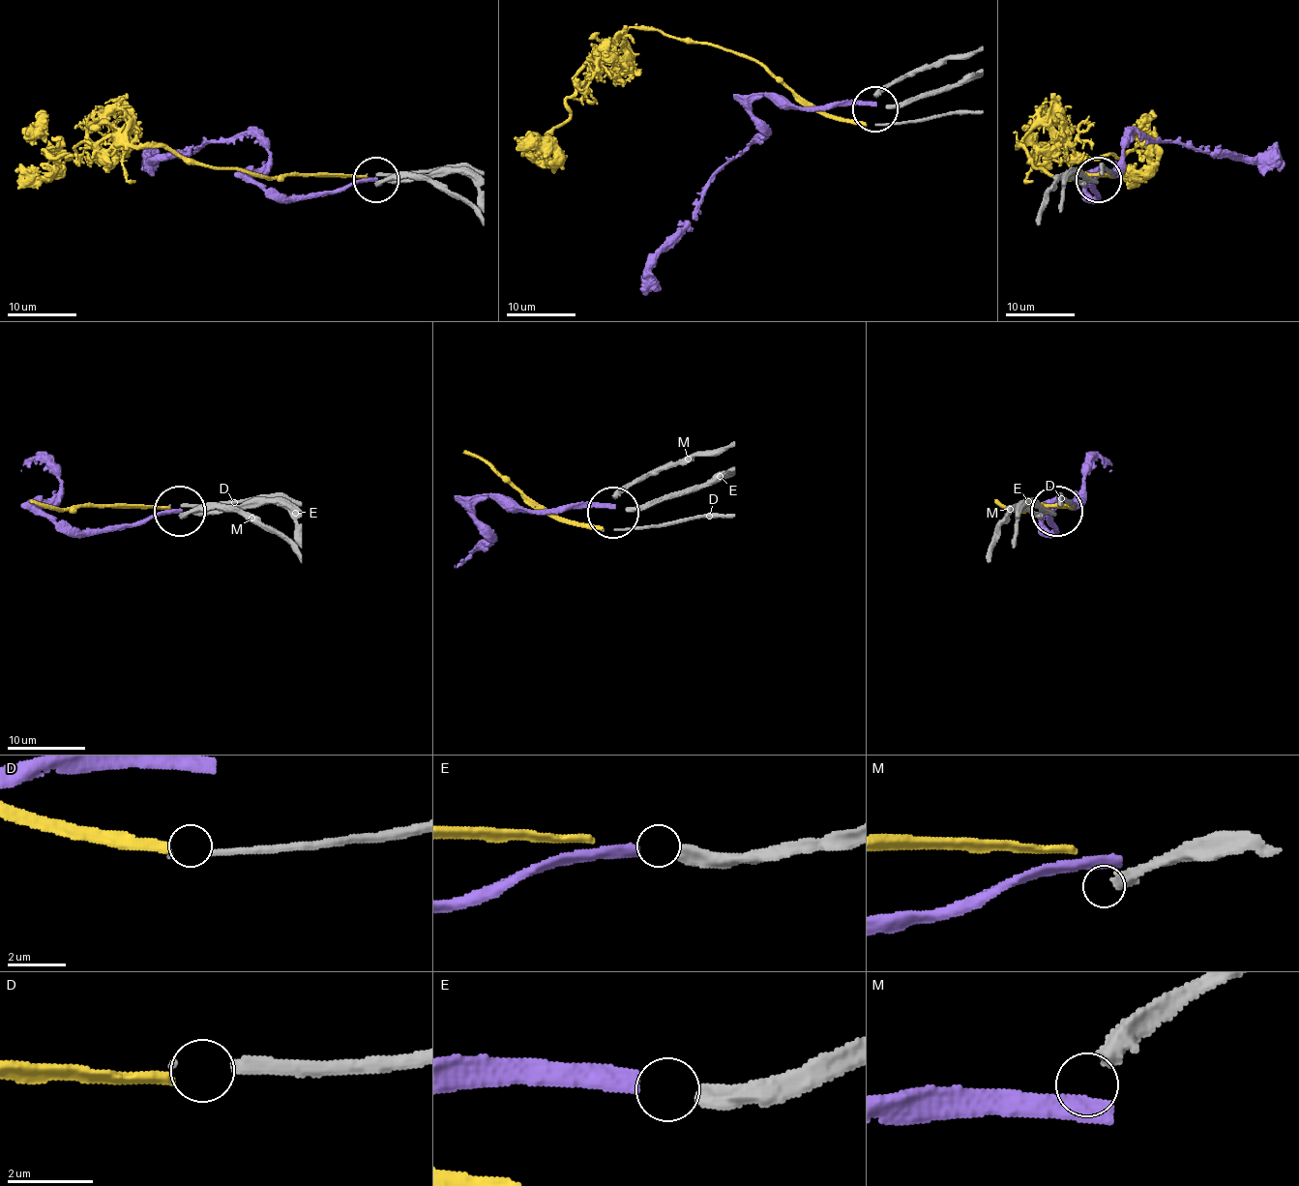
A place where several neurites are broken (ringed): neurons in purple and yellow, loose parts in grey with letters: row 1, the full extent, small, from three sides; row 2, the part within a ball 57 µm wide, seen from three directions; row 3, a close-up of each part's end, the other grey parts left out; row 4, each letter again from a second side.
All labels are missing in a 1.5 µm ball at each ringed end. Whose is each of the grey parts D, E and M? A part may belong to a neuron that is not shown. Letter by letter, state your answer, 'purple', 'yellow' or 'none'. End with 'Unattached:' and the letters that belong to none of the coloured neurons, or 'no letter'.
D: none
E: purple
M: none
Unattached: D, M

